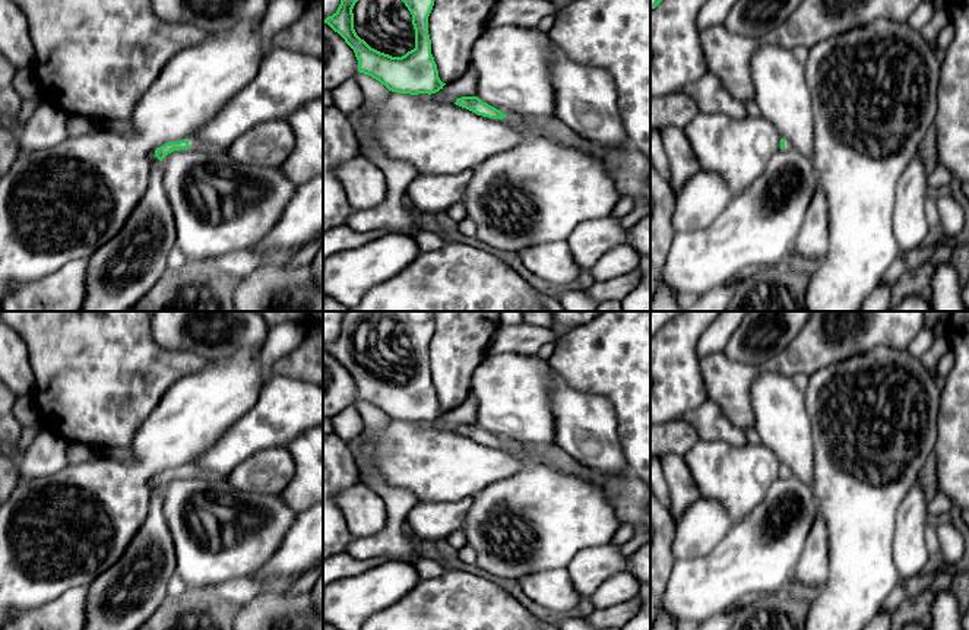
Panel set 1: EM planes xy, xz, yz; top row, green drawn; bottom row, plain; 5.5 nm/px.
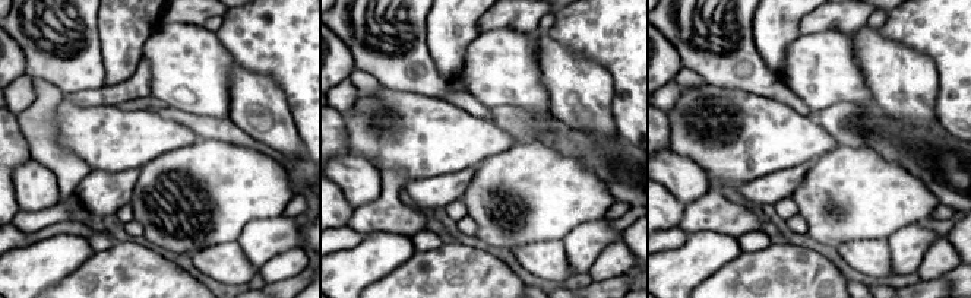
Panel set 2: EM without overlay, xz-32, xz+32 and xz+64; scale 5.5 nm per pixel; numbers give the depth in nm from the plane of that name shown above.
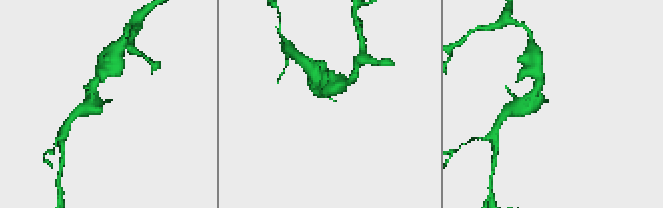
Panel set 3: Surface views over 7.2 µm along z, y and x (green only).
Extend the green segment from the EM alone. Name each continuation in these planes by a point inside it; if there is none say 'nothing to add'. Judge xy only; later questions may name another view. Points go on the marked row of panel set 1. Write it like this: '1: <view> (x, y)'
1: xy (195, 143)

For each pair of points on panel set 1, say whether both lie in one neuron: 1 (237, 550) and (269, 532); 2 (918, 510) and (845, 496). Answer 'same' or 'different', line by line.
1: same
2: different

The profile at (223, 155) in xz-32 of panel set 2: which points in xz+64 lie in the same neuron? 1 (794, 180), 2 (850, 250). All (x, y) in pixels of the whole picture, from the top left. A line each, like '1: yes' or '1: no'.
1: no
2: no

